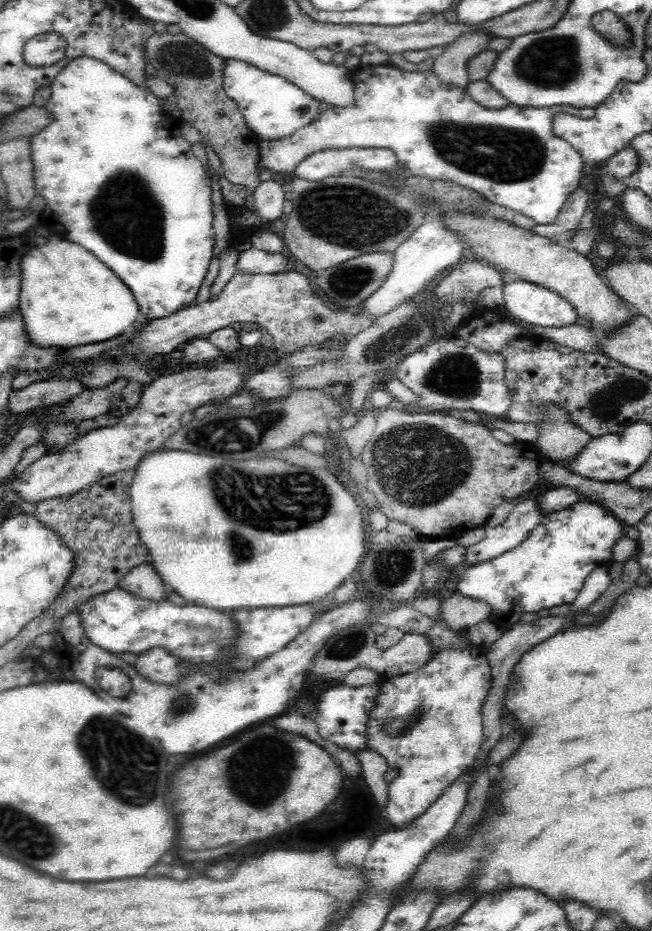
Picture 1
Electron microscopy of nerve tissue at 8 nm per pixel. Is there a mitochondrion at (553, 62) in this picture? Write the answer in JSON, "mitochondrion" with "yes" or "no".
{"mitochondrion":"yes"}

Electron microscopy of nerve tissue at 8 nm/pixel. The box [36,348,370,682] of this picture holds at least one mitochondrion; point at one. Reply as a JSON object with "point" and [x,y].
{"point":[296,500]}

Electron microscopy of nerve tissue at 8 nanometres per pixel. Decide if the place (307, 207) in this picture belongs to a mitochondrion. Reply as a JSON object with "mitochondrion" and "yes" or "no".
{"mitochondrion":"yes"}

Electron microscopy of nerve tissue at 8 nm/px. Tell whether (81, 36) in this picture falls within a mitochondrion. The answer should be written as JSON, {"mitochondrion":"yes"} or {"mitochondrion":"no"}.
{"mitochondrion":"no"}

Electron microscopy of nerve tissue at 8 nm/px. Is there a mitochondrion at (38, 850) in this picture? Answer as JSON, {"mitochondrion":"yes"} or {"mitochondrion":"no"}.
{"mitochondrion":"yes"}

